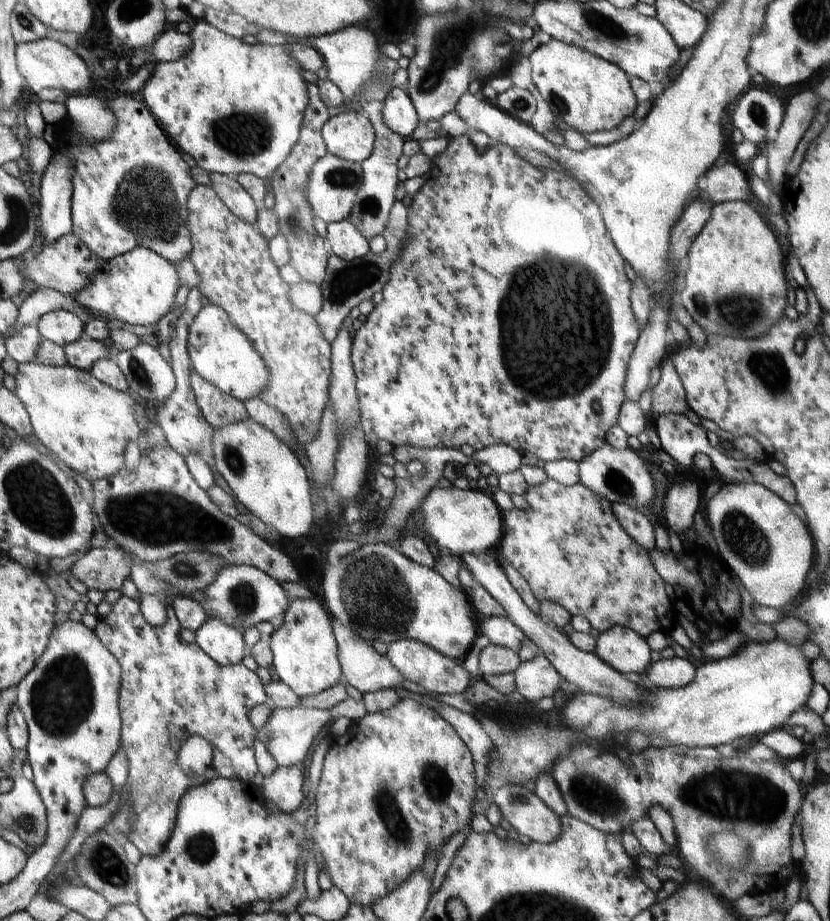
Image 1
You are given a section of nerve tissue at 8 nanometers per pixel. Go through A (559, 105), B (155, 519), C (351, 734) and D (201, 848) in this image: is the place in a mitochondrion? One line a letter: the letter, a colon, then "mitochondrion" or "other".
A: mitochondrion
B: mitochondrion
C: other
D: mitochondrion

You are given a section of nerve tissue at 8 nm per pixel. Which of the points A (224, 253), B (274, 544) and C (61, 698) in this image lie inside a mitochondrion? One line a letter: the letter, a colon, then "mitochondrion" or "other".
A: other
B: other
C: mitochondrion

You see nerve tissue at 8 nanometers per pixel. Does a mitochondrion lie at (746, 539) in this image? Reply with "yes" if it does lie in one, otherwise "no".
yes

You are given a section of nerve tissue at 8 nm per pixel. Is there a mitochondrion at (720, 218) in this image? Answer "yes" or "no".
no

